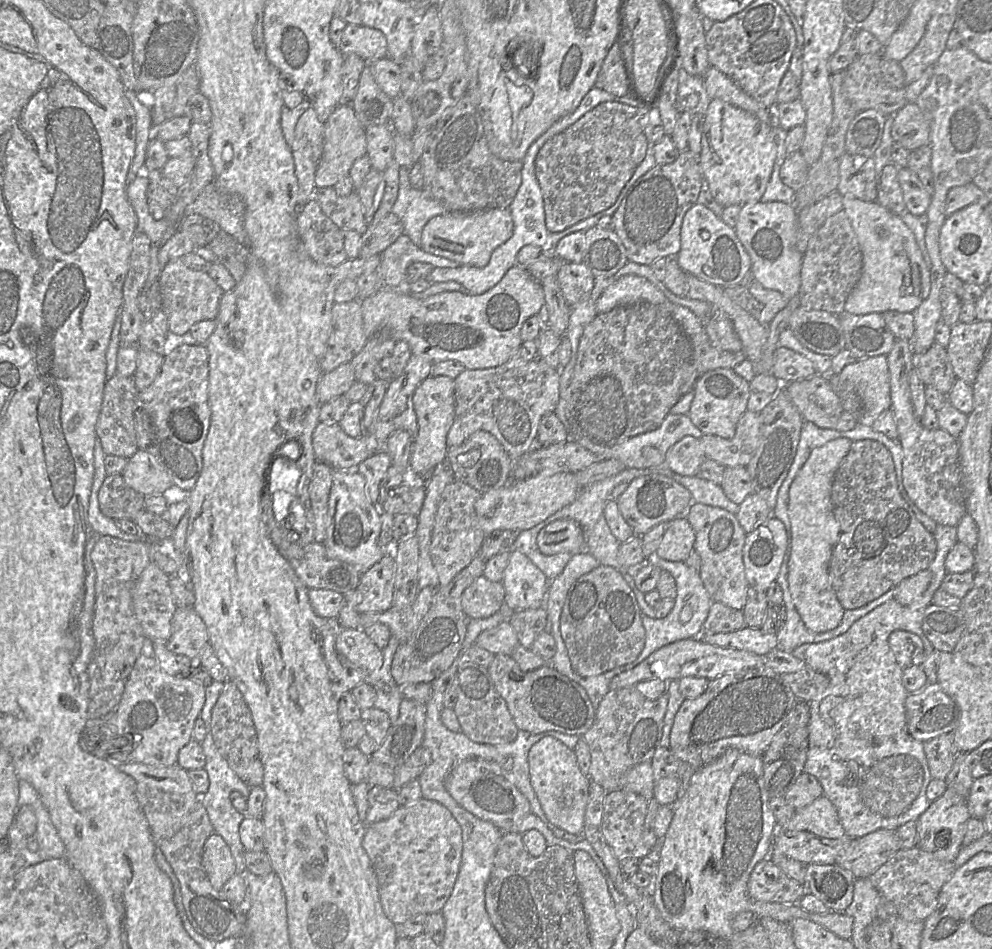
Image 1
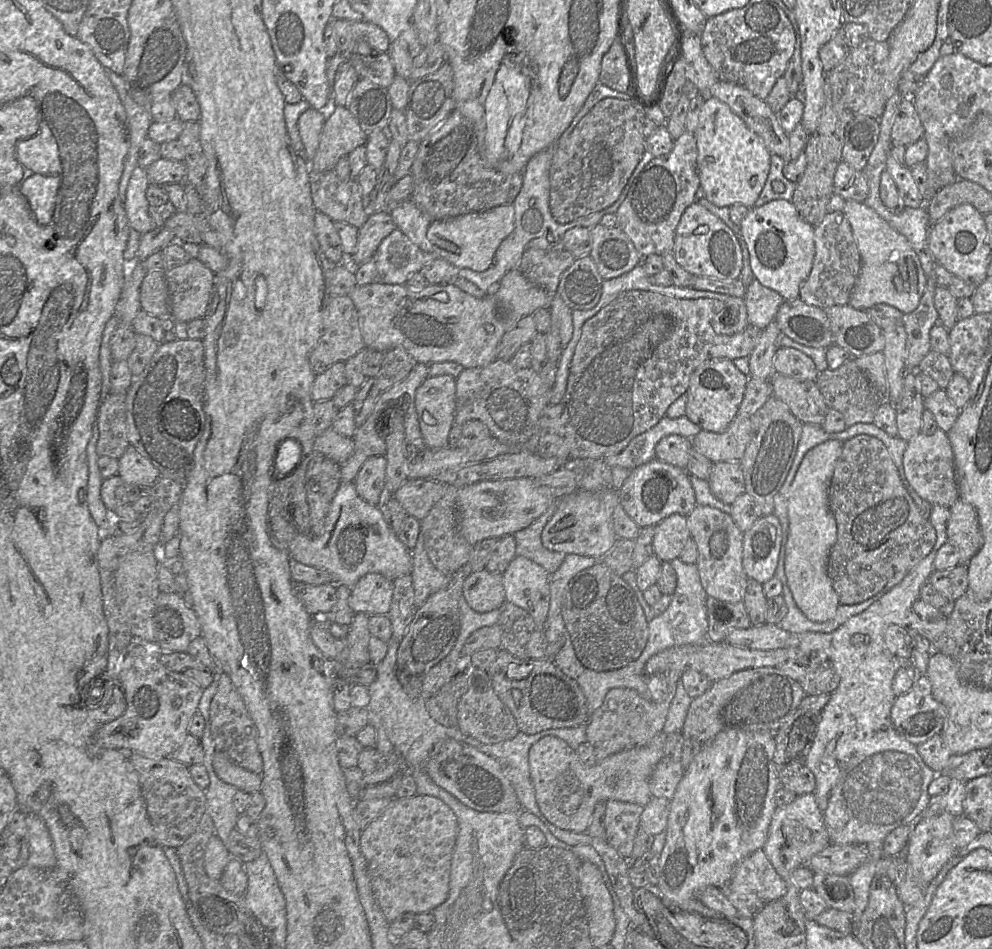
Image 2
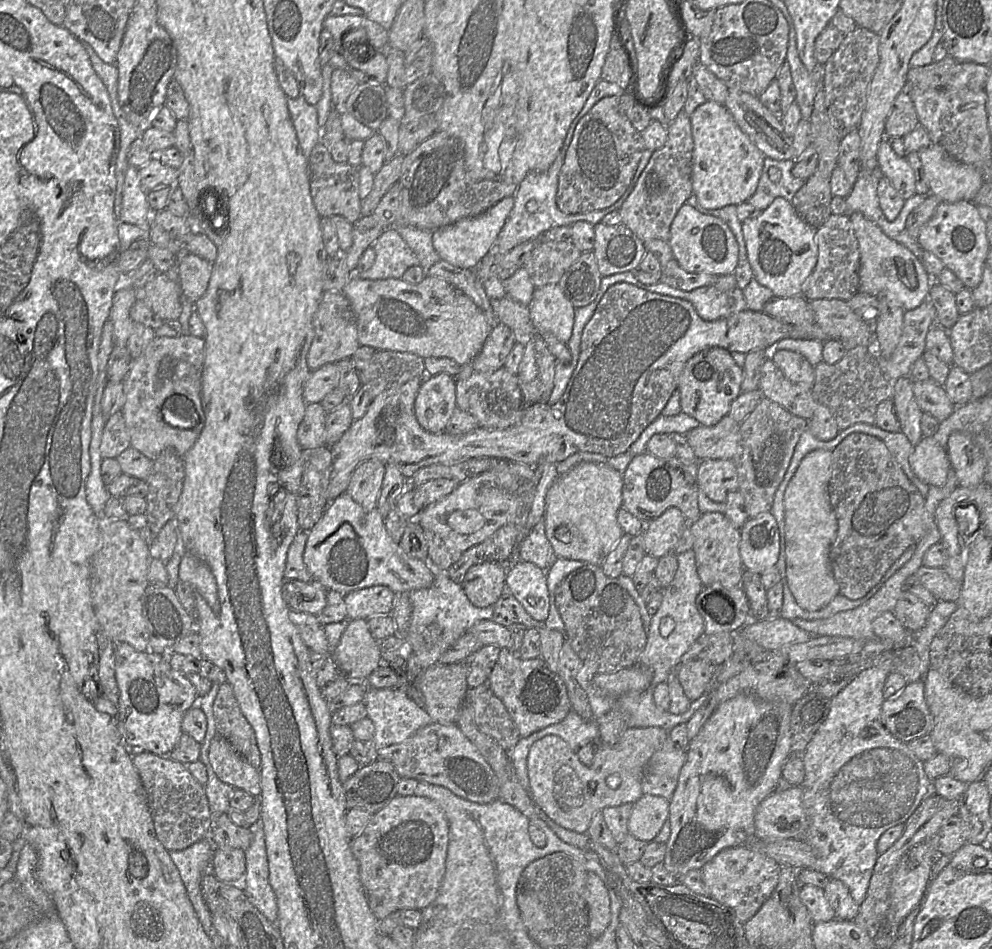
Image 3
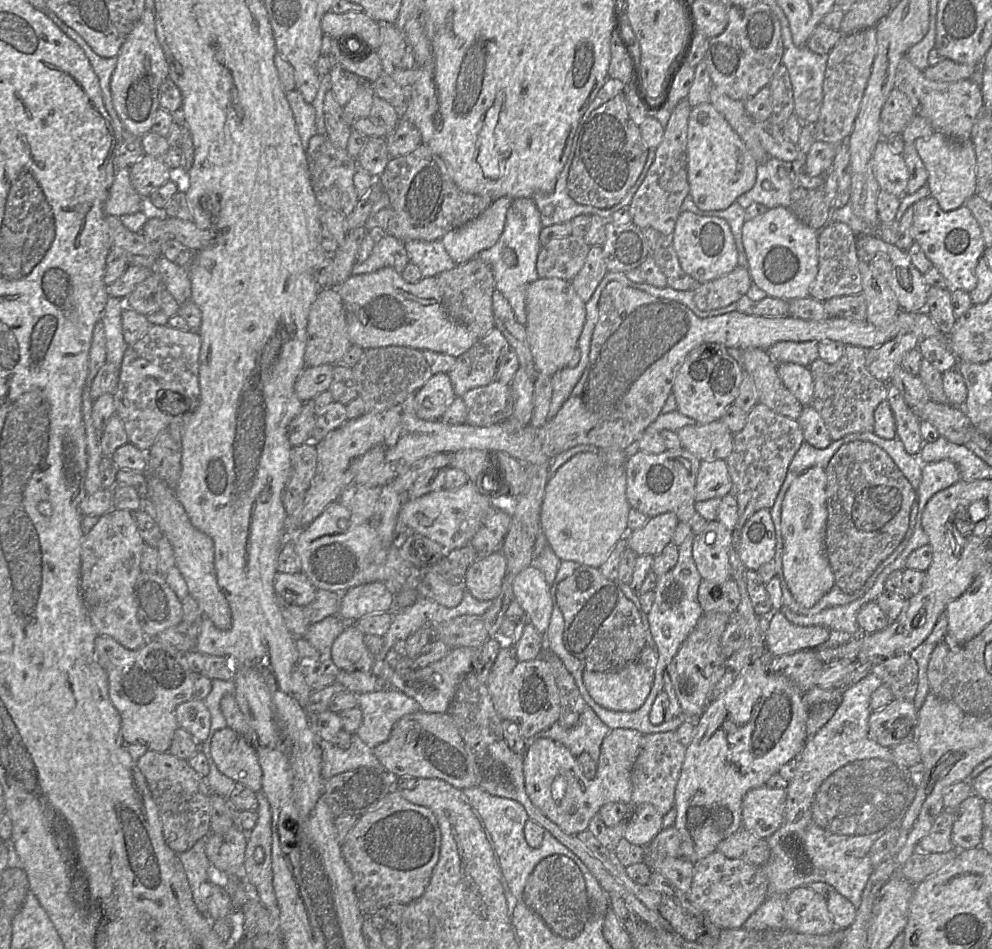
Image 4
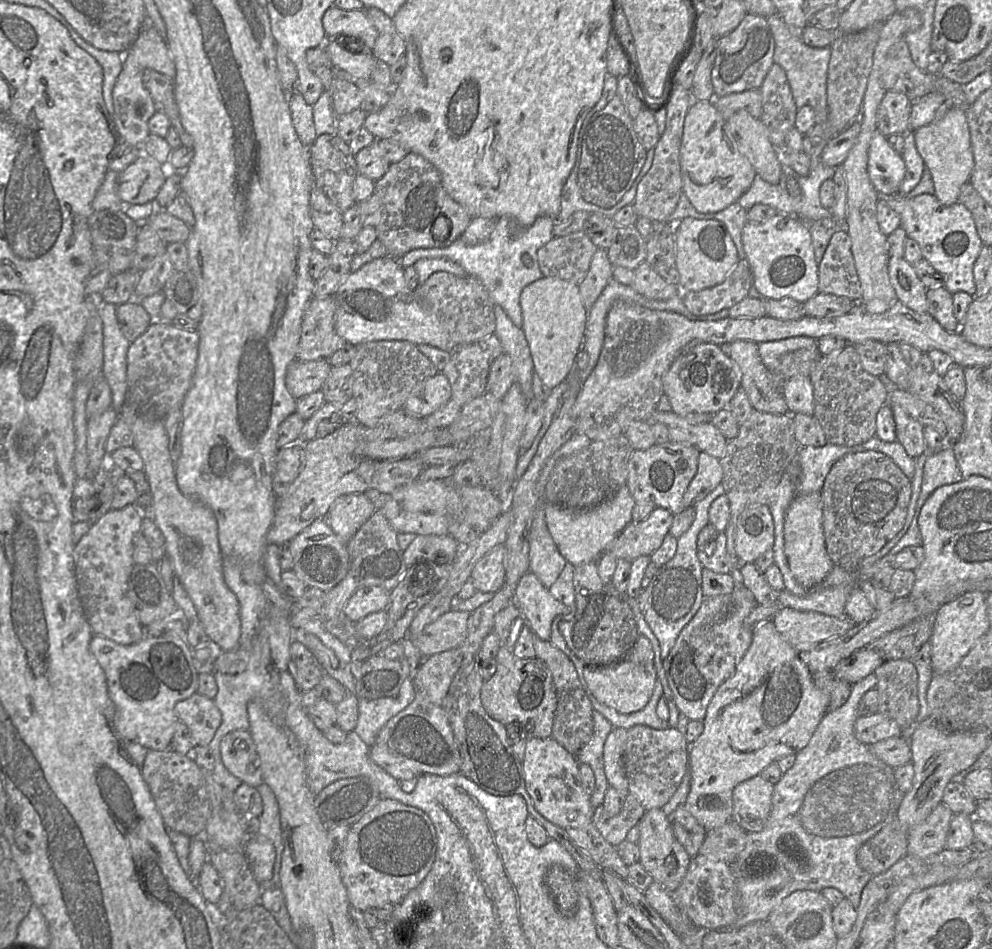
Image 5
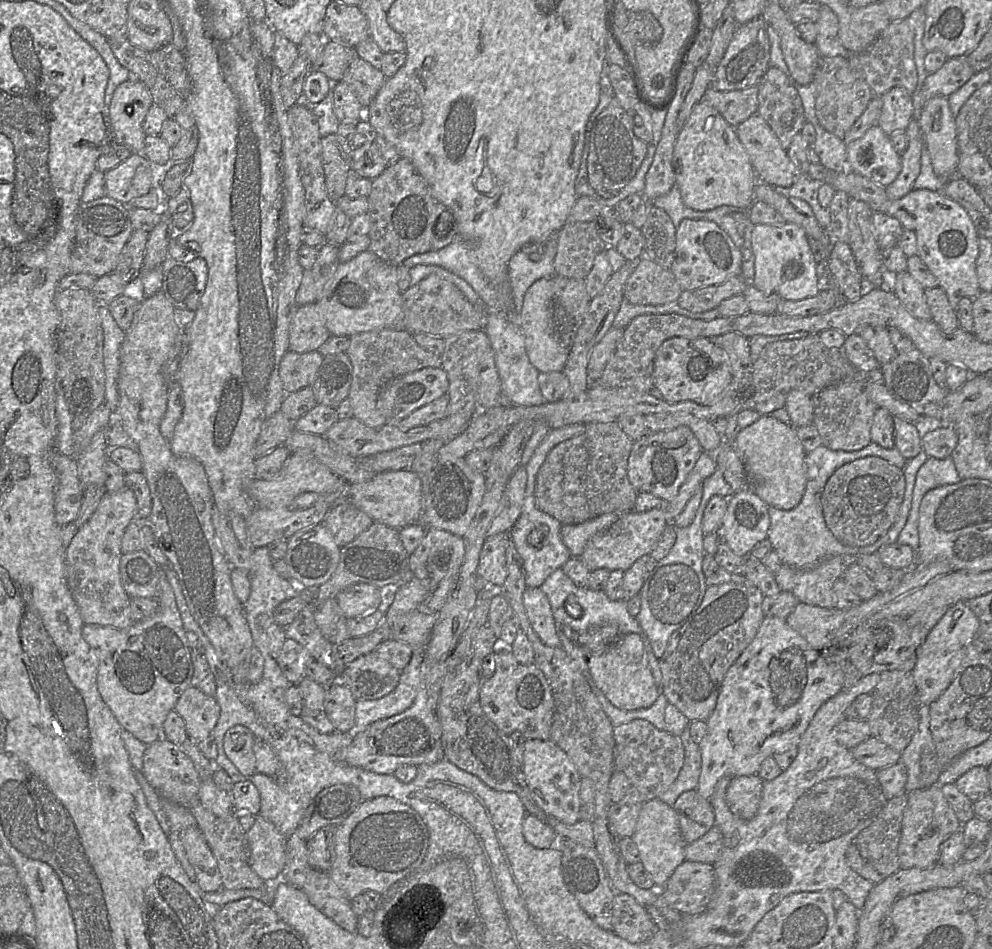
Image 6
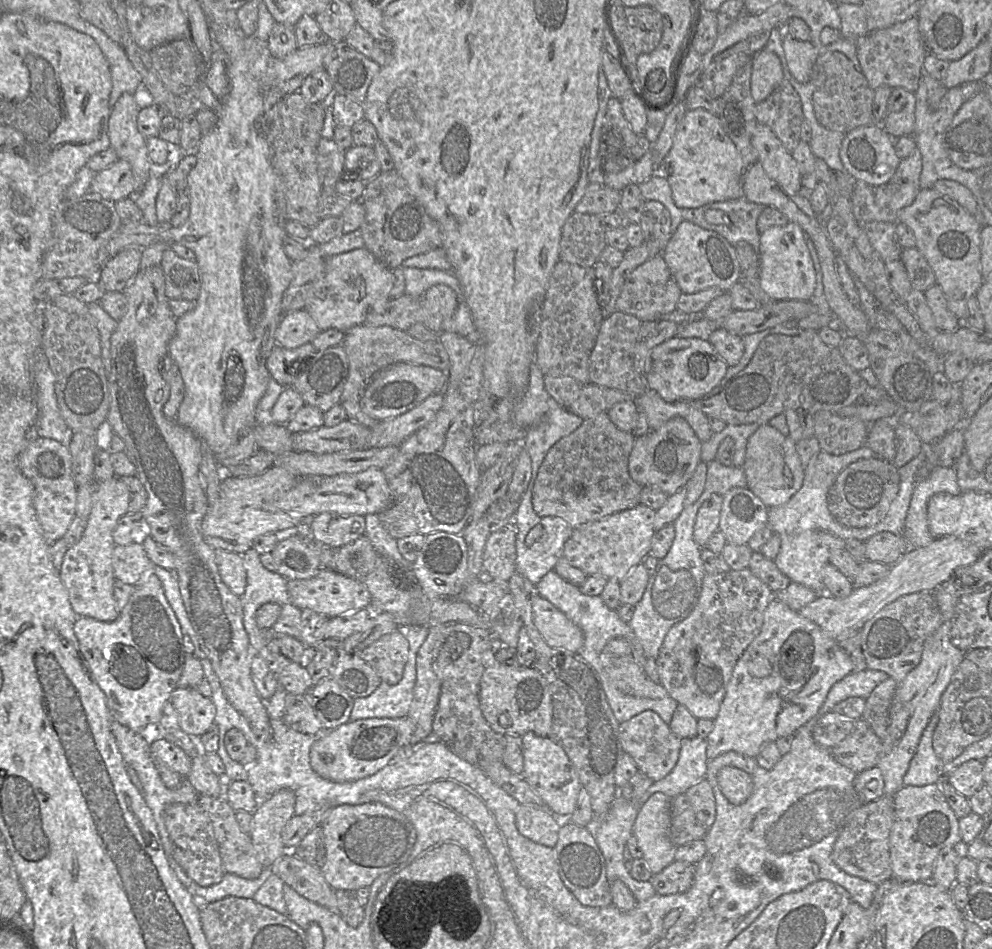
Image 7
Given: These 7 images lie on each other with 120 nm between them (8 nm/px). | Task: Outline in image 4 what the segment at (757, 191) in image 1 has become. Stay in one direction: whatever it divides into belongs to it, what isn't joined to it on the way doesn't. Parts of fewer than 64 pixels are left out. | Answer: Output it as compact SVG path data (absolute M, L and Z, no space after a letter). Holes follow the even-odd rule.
M708 103L691 109L687 132L689 194L703 211L724 210L754 186L758 163L726 119Z

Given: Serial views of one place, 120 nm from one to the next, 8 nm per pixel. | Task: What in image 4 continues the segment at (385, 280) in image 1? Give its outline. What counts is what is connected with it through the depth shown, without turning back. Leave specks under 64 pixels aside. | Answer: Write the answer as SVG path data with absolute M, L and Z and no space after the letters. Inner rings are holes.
M379 233L370 256L362 263L356 262L352 274L371 273L383 267L392 267L402 273L409 263L404 242L390 234Z

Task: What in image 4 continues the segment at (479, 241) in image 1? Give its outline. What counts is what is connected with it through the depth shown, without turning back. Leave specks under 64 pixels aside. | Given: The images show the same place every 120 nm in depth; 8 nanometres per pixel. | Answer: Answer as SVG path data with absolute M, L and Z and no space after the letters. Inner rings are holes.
M509 197L494 200L476 218L449 231L440 239L456 265L473 259L482 250L496 244L503 232L512 200Z

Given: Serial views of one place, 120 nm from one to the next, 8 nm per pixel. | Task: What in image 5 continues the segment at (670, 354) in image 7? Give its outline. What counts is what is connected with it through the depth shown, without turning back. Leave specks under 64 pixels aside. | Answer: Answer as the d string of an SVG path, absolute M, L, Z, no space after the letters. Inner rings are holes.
M699 343L680 353L662 380L663 393L669 399L671 411L680 416L690 413L714 415L728 408L740 388L740 383L741 372L738 365L719 345L712 343Z

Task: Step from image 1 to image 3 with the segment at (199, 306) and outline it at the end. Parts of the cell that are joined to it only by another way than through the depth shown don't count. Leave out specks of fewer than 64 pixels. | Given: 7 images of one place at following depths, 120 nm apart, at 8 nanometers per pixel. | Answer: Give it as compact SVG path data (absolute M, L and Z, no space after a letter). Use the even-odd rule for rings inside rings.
M188 253L178 259L177 269L181 295L195 304L207 290L212 272L212 263Z

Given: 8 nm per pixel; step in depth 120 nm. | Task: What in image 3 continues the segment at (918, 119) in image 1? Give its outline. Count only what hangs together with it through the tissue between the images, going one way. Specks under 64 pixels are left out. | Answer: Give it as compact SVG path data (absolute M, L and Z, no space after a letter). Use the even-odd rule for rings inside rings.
M905 91L895 98L885 122L885 136L903 138L919 125L913 102Z

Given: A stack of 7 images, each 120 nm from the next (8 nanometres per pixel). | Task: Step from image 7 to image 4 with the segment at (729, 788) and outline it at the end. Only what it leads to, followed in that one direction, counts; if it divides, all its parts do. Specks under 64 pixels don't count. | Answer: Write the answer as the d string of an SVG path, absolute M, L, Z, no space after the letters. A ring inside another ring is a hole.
M766 785L749 790L742 800L742 827L767 839L783 823L786 790Z

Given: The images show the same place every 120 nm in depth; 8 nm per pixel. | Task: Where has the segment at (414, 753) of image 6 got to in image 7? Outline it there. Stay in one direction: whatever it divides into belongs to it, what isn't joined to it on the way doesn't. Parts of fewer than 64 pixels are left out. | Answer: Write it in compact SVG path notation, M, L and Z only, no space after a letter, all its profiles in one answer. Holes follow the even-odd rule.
M365 718L348 721L338 727L326 730L322 728L315 734L316 738L310 748L310 765L321 777L336 781L352 781L375 774L386 766L397 751L410 745L413 736L413 725L408 718Z

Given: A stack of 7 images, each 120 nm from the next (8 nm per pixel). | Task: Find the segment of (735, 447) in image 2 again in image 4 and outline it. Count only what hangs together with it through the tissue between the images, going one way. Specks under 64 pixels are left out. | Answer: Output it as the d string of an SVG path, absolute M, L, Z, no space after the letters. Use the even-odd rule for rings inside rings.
M721 421L679 429L681 447L701 461L726 460L733 449L734 434Z

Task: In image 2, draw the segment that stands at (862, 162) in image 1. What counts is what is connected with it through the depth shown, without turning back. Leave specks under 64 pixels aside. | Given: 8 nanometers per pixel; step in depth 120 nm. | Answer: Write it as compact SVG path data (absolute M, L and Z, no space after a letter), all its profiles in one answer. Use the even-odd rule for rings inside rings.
M840 161L834 175L834 193L844 200L863 202L868 195L868 185L862 171Z

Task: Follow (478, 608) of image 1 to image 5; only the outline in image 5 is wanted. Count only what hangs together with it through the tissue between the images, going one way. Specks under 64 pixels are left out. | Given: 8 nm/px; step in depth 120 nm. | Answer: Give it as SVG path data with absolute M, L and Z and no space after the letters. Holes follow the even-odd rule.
M504 544L497 545L474 565L470 581L479 592L495 594L505 583L506 549Z

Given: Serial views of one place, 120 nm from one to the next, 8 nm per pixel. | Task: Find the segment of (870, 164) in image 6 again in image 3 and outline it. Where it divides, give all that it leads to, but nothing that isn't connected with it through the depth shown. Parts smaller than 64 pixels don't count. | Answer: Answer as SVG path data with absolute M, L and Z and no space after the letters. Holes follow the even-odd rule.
M886 137L878 146L877 161L882 175L890 181L896 192L904 200L916 194L913 170L905 157L898 156L892 150Z

